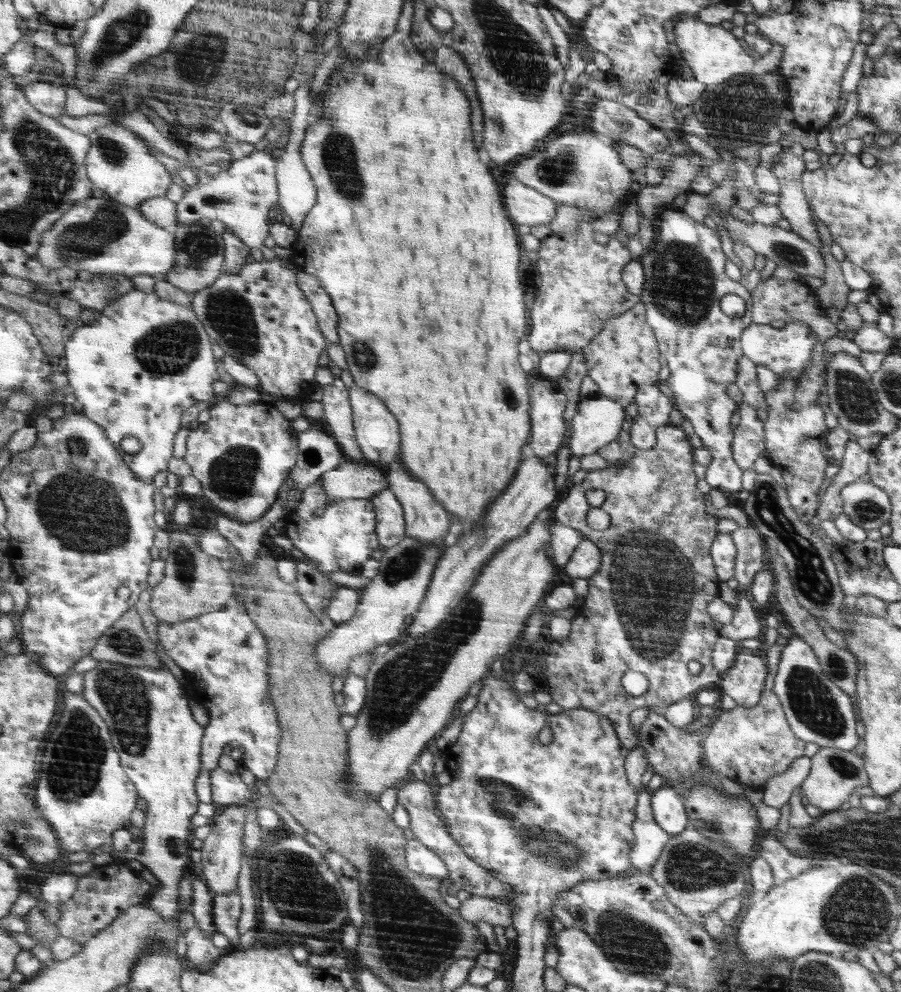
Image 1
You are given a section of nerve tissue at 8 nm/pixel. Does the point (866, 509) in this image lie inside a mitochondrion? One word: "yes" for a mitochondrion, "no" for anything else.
yes

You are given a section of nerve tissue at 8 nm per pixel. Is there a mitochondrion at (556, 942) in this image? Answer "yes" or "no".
no

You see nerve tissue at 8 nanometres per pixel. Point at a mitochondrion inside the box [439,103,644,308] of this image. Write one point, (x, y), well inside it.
(556, 172)

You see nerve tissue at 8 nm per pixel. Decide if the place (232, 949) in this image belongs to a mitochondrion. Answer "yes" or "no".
no

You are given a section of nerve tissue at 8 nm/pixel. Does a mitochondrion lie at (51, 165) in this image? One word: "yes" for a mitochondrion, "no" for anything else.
yes

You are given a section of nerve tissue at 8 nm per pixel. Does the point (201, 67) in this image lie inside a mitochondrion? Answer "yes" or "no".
yes

